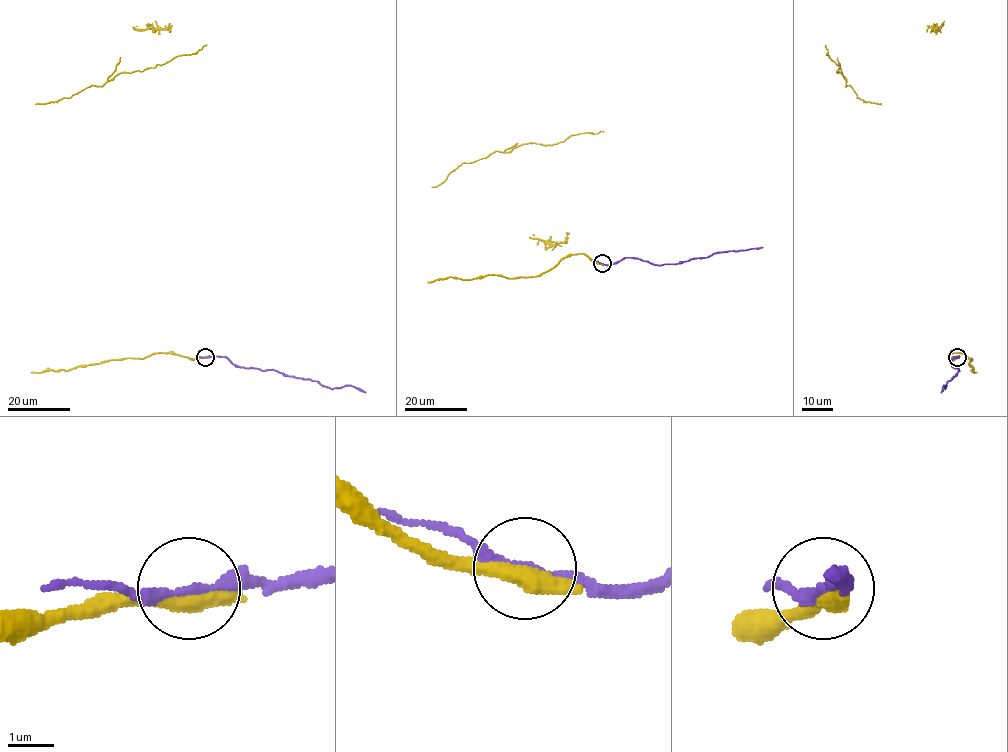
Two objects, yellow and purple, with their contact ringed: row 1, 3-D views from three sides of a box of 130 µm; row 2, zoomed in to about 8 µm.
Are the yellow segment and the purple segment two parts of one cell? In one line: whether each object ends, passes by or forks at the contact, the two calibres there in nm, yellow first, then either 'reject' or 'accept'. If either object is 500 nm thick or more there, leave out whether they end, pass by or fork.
yellow passes by | purple passes by | 360/180 nm | accept

